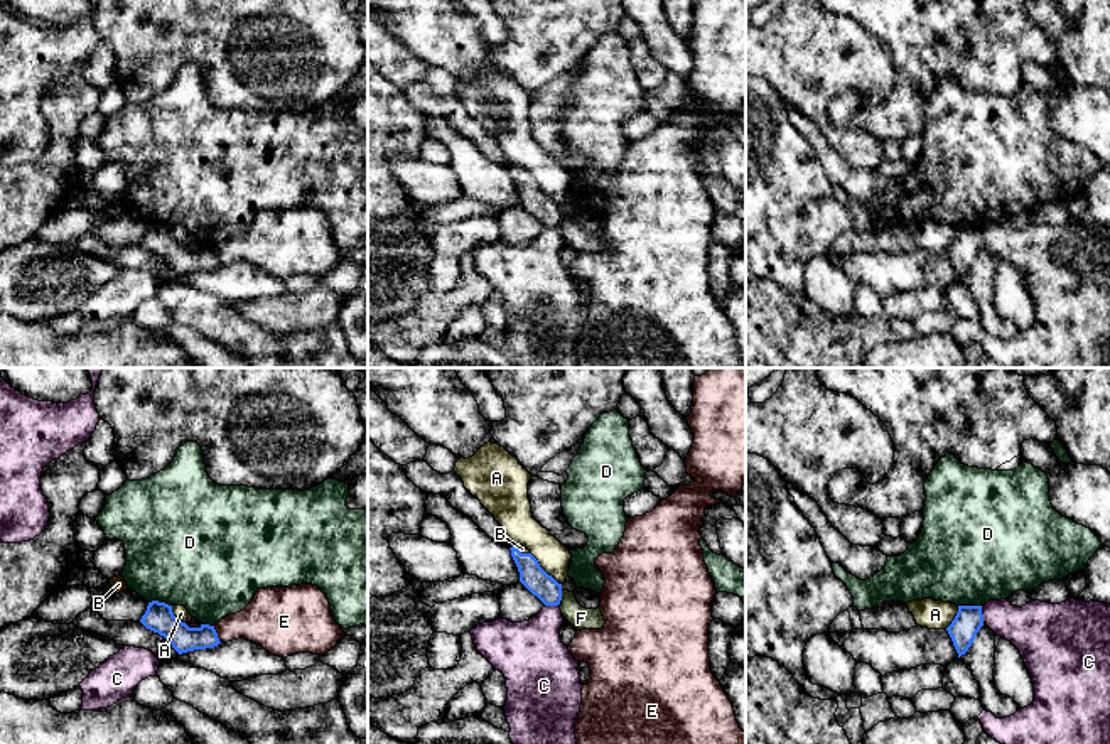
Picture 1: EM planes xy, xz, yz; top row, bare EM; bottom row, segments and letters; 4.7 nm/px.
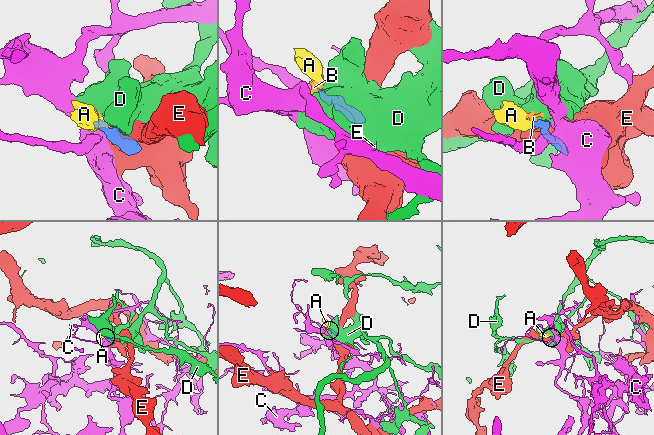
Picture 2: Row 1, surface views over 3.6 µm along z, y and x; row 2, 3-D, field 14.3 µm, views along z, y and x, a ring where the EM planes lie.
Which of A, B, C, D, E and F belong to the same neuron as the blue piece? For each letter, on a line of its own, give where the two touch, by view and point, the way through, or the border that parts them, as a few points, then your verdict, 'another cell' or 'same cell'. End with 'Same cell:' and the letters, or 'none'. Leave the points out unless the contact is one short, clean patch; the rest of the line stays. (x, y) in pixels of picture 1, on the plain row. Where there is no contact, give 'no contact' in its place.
A: contact xz (544, 193); border xz (530, 176), (562, 206); another cell
B: contact xz (523, 176); way xz (532, 198), (523, 176), (522, 171); same cell
C: contact yz (982, 237); border yz (980, 228), (984, 243); another cell
D: contact xy (161, 225); another cell
E: contact xy (216, 257); another cell
F: contact xz (560, 218); border xz (560, 213), (562, 221); another cell
Same cell: B

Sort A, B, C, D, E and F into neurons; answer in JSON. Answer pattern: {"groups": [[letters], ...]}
{"groups": [["A", "F"], ["B"], ["C"], ["D"], ["E"]]}

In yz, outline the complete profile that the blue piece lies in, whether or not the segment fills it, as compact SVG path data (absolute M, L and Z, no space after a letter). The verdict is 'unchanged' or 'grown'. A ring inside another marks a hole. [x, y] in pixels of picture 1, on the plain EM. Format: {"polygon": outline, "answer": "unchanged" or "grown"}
{"polygon": "M958 228L955 241L946 250L958 280L968 273L982 248L982 228Z", "answer": "unchanged"}

